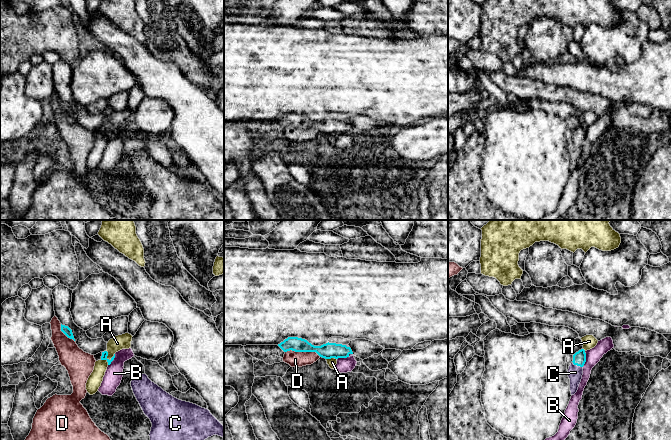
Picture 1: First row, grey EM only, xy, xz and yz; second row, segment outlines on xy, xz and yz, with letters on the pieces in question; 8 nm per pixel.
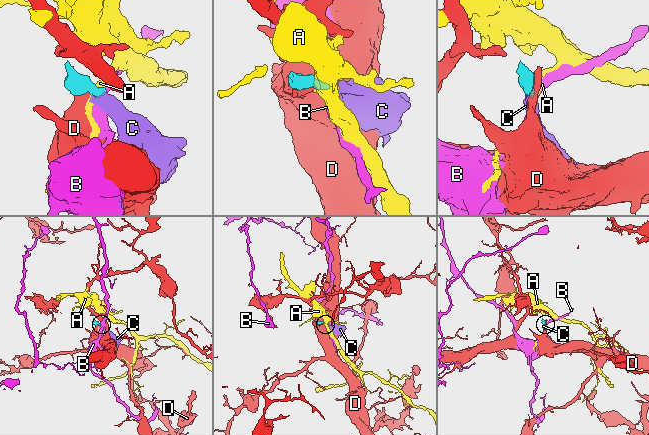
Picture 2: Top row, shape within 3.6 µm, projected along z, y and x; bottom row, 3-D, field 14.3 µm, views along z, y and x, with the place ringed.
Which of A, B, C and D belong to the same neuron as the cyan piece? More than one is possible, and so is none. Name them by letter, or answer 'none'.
C

